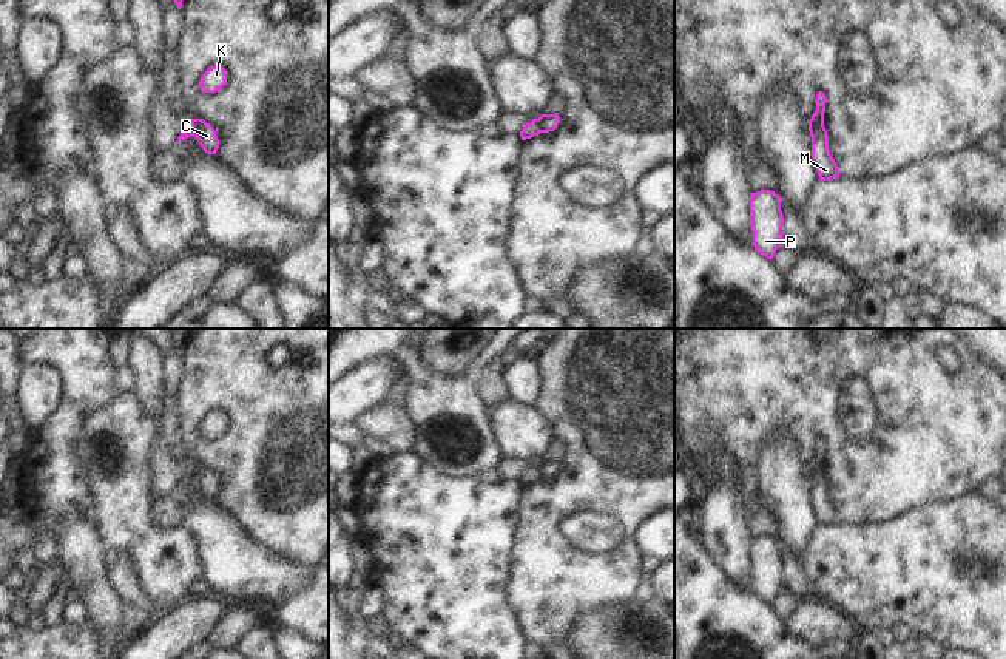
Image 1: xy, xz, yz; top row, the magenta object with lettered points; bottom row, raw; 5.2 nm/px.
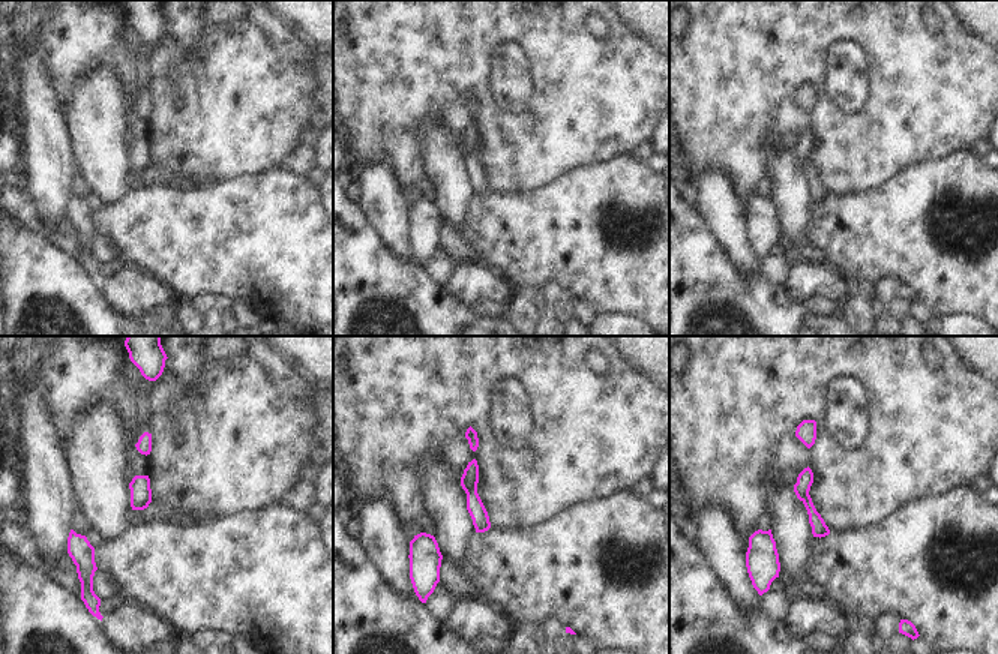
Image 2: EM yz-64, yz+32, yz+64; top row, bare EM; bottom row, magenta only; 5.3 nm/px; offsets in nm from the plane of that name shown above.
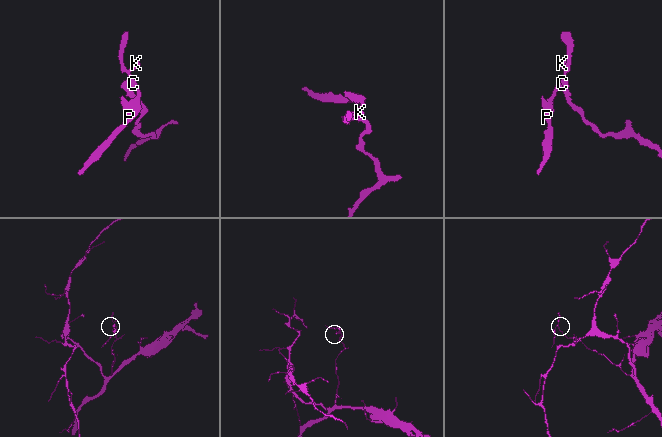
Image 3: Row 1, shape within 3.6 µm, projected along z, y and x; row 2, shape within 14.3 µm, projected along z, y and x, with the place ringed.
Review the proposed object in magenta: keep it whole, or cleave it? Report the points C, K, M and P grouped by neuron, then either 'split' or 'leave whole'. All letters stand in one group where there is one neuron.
groups C K P / M; split

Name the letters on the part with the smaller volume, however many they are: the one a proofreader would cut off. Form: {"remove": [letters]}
{"remove": ["C", "K", "P"]}

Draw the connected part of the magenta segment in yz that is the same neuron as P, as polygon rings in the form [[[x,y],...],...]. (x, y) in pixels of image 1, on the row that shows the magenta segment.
[[[770,190],[751,193],[750,227],[753,231],[753,247],[770,261],[784,239],[782,224],[781,196]]]

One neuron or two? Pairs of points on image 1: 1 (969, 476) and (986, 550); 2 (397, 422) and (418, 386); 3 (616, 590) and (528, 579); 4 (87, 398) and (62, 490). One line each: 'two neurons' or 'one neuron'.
1: two neurons
2: two neurons
3: one neuron
4: one neuron

